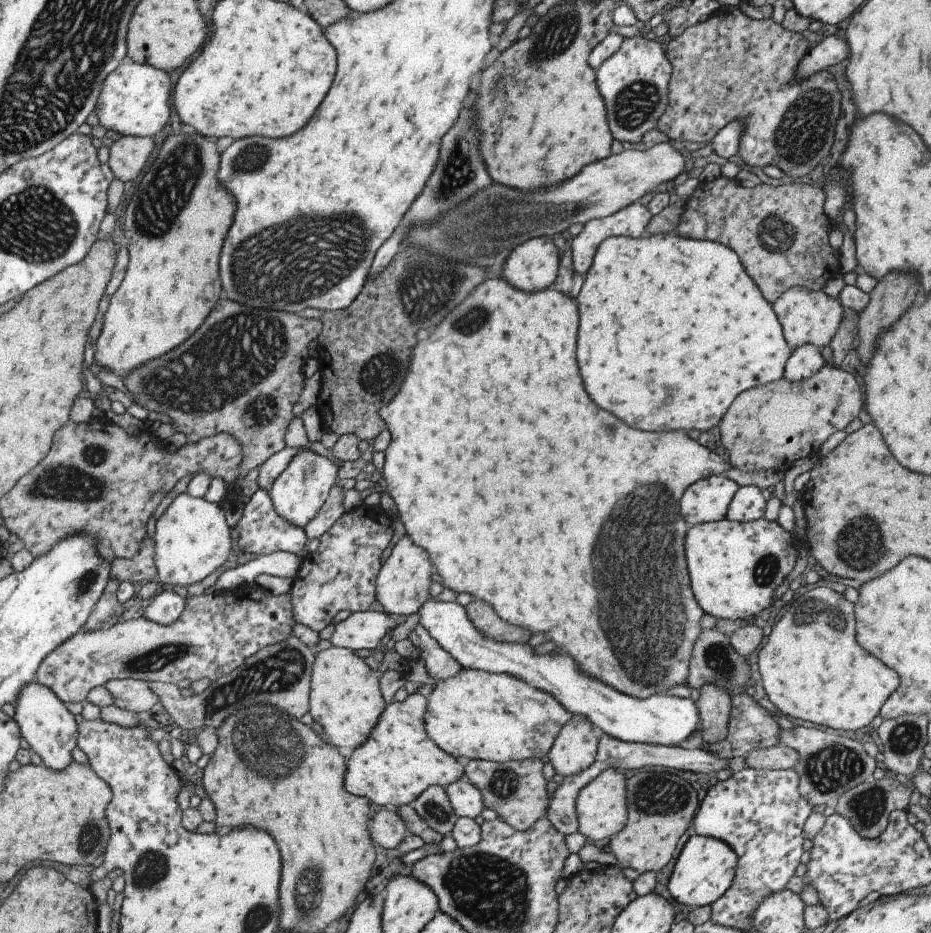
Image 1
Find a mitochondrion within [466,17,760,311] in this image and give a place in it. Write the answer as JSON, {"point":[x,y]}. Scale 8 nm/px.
{"point":[637,102]}

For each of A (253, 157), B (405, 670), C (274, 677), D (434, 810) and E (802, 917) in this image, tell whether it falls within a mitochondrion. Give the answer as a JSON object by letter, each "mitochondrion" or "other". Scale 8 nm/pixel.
{"A":"mitochondrion","B":"other","C":"mitochondrion","D":"mitochondrion","E":"other"}

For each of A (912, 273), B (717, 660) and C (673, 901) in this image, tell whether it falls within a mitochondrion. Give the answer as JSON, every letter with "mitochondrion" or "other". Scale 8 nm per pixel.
{"A":"other","B":"mitochondrion","C":"other"}

